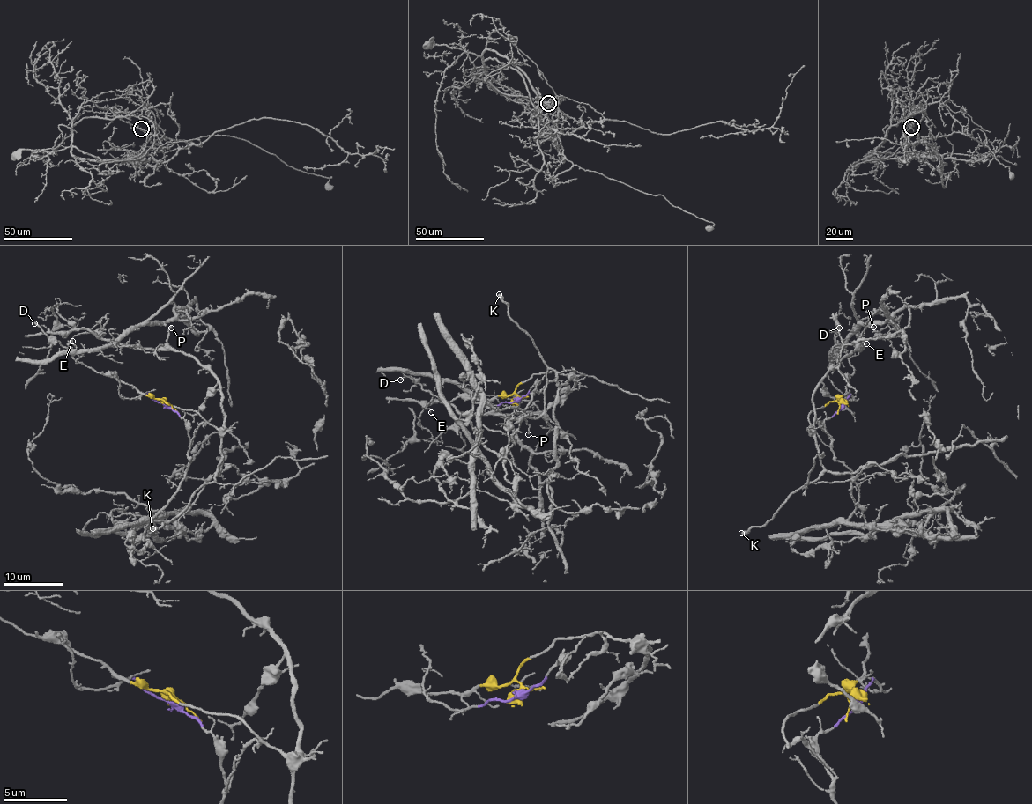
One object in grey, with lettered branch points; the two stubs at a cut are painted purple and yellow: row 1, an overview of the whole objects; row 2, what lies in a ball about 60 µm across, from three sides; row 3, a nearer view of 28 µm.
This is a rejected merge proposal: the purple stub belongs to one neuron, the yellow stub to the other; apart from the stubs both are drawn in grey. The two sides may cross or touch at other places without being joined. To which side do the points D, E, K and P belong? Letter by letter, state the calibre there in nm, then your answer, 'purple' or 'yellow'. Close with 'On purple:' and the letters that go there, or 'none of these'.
D: calibre 200 nm; yellow
E: calibre 110 nm; yellow
K: calibre 440 nm; yellow
P: calibre 140 nm; yellow
On purple: none of these

